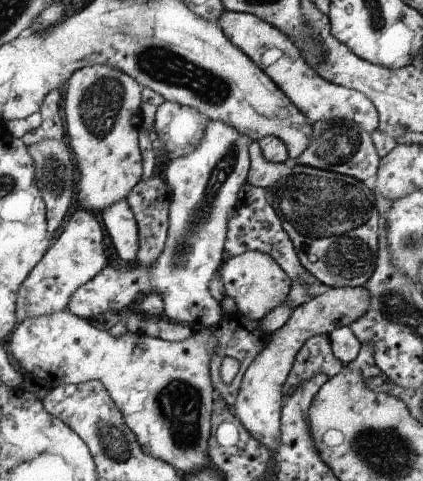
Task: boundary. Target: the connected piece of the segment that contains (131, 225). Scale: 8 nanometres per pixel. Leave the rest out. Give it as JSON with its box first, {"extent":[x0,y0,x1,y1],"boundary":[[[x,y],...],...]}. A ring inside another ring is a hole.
{"extent":[101,202,139,264],"boundary":[[[116,202],[101,214],[116,253],[124,262],[134,264],[139,248],[139,231],[128,202]]]}

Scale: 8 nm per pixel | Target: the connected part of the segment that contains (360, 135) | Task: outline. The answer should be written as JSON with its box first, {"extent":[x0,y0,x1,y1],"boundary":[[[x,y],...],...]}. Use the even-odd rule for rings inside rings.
{"extent":[296,119,381,182],"boundary":[[[335,119],[317,121],[312,126],[315,134],[313,142],[310,142],[309,149],[301,157],[296,158],[298,166],[336,171],[362,182],[376,176],[381,157],[377,154],[371,135],[362,126],[358,126],[356,122]]]}

